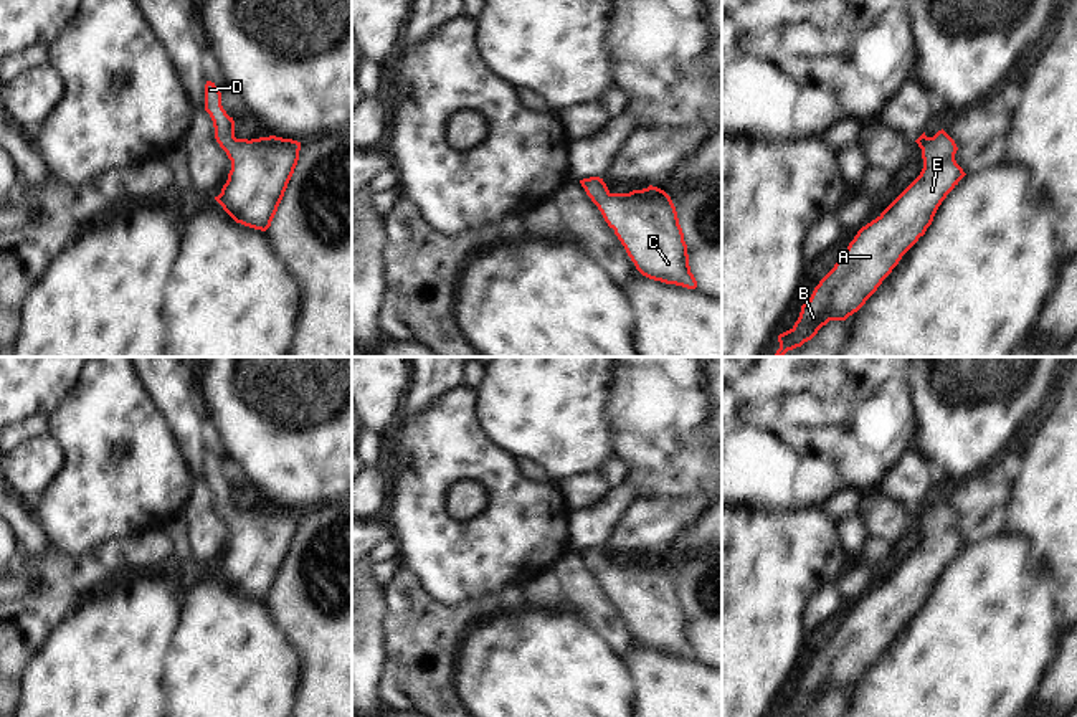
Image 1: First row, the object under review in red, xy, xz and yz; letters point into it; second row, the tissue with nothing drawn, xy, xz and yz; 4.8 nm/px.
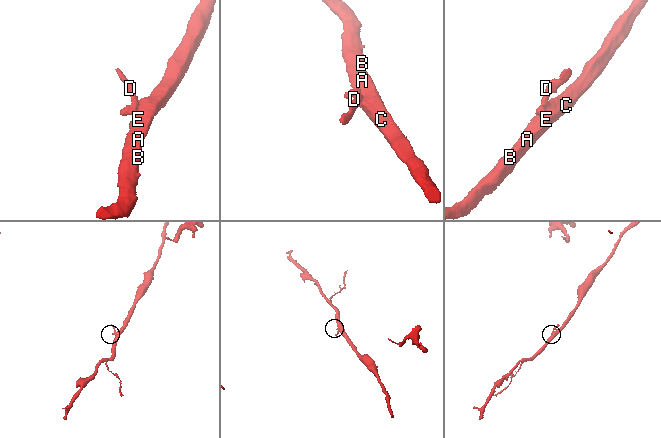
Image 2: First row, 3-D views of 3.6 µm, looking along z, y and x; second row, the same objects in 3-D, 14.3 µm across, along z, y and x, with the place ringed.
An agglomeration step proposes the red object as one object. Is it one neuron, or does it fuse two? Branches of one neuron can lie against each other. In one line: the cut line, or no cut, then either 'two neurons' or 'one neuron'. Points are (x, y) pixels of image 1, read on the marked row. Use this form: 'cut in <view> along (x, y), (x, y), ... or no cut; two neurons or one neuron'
no cut; one neuron

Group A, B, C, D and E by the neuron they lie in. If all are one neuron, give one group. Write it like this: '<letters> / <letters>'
A B C D E

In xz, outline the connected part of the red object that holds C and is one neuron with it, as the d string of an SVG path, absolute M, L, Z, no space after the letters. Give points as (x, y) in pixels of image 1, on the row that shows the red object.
M600 177L580 183L643 276L697 287L676 207L664 190L649 185L629 193L611 193Z

